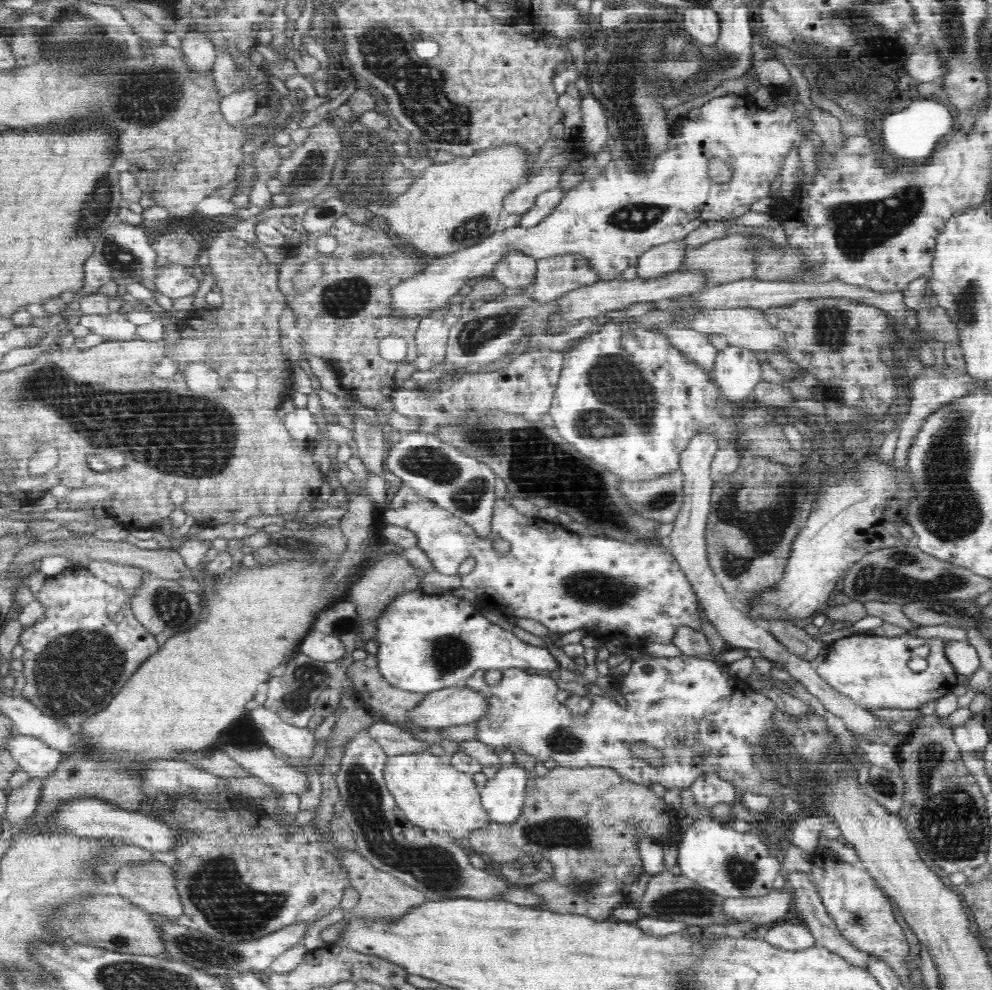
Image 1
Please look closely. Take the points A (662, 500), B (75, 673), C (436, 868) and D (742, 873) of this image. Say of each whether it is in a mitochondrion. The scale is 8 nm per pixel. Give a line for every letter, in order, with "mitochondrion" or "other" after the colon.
A: mitochondrion
B: mitochondrion
C: mitochondrion
D: mitochondrion

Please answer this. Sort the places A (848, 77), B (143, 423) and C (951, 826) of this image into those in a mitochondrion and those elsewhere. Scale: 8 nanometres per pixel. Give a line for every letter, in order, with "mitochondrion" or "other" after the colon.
A: mitochondrion
B: mitochondrion
C: mitochondrion

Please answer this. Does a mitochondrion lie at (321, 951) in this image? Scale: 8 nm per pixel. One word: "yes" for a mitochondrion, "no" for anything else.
no

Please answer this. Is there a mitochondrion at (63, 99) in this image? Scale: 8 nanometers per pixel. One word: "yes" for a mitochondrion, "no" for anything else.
no

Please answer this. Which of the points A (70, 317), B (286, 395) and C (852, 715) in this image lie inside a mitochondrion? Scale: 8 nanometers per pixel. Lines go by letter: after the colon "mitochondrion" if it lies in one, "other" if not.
A: other
B: other
C: other

